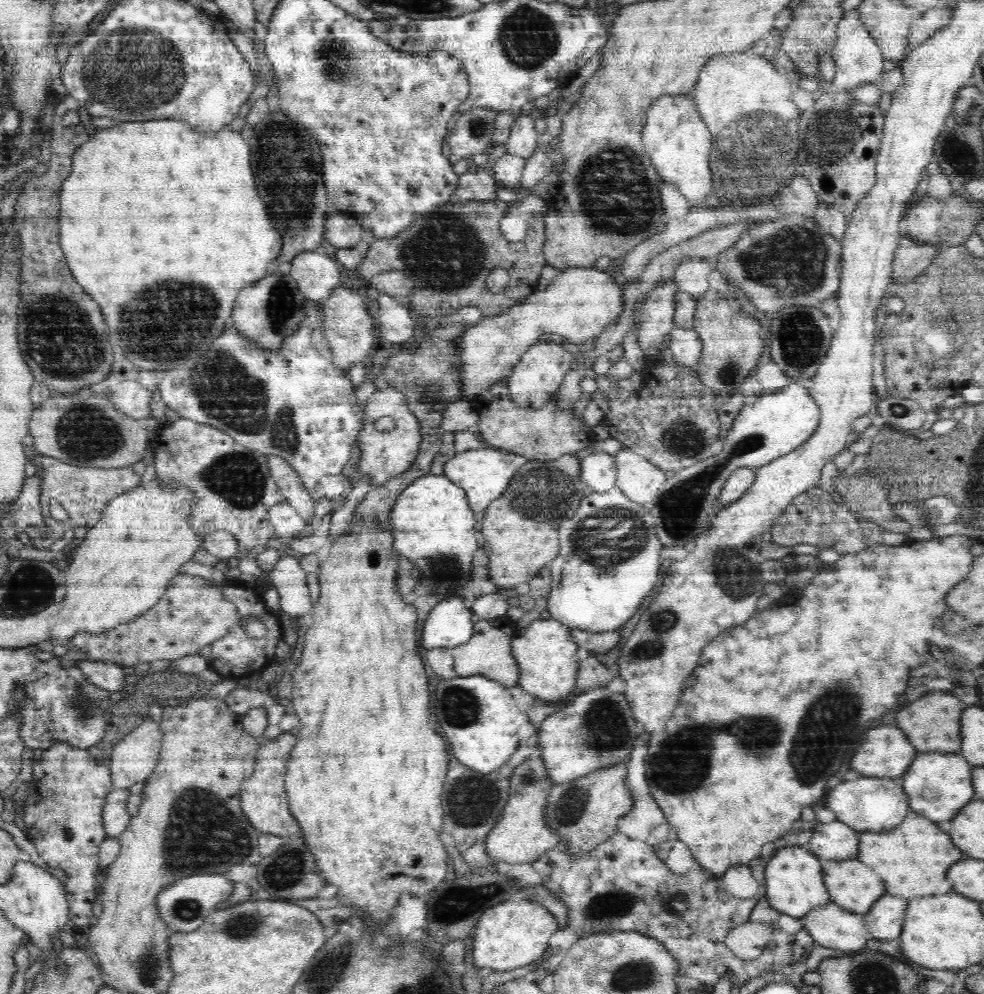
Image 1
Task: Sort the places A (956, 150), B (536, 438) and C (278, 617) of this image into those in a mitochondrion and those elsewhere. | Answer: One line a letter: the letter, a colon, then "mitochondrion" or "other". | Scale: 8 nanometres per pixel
A: mitochondrion
B: mitochondrion
C: other

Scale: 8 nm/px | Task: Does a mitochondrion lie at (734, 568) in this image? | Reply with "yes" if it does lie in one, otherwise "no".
yes

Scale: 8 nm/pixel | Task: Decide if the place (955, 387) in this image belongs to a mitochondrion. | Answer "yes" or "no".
no

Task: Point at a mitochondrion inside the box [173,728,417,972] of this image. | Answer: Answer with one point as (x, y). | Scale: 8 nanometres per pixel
(288, 868)

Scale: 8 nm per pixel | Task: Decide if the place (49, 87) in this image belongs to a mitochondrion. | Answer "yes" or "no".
yes

